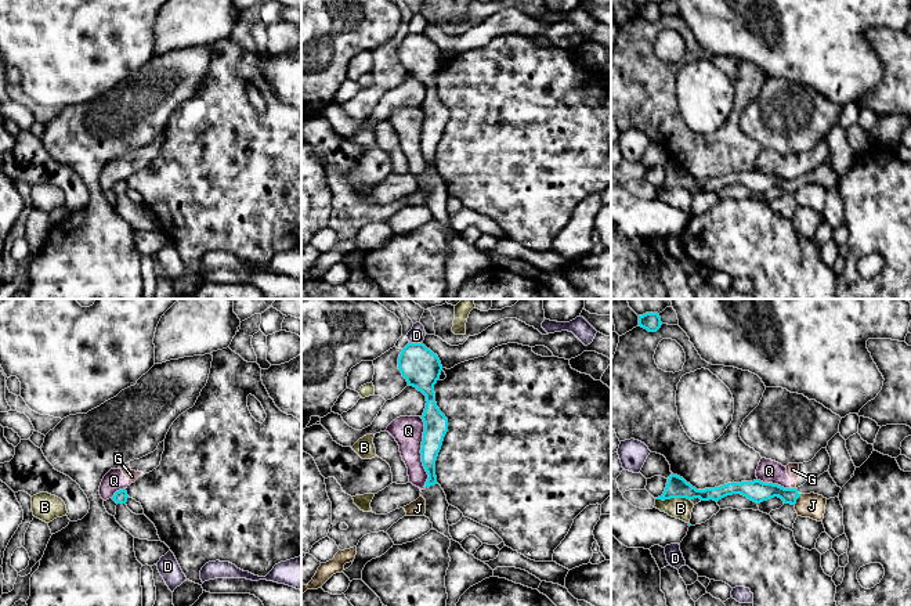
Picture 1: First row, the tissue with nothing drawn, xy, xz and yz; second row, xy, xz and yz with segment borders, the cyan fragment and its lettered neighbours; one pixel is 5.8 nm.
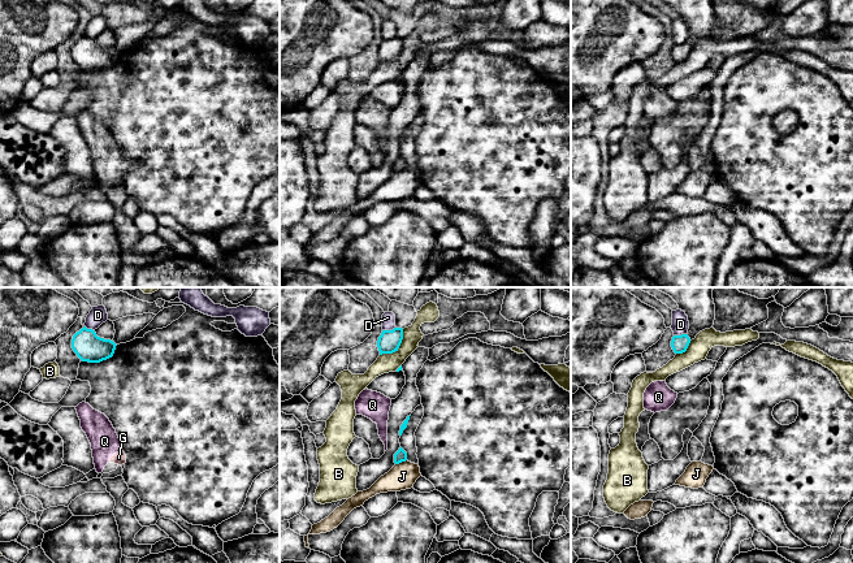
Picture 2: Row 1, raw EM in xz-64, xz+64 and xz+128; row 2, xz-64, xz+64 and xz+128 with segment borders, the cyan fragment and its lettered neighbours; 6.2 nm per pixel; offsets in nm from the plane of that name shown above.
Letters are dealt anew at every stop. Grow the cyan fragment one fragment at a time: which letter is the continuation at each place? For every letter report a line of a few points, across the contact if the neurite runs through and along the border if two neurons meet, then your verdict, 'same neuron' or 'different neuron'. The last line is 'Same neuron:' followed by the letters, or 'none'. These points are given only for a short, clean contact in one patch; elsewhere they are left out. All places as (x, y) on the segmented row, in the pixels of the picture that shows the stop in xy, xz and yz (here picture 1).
B: different neuron
D: different neuron
G: yz (791, 487), (795, 489) | different neuron
J: yz (801, 494), (794, 504) | different neuron
Q: xz (420, 418), (423, 422), (420, 461), (427, 475), (425, 487) | different neuron
Same neuron: none

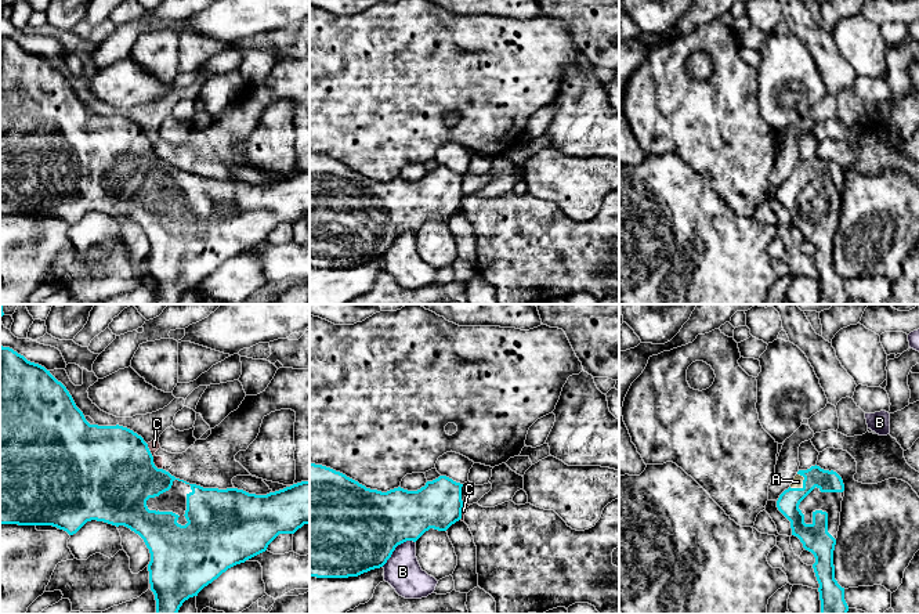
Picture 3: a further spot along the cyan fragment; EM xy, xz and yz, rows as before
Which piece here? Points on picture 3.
A: yz (788, 502), (799, 488), (798, 481) | same neuron
B: different neuron
C: xy (147, 444), (152, 462), (162, 469) | different neuron
Same neuron: A

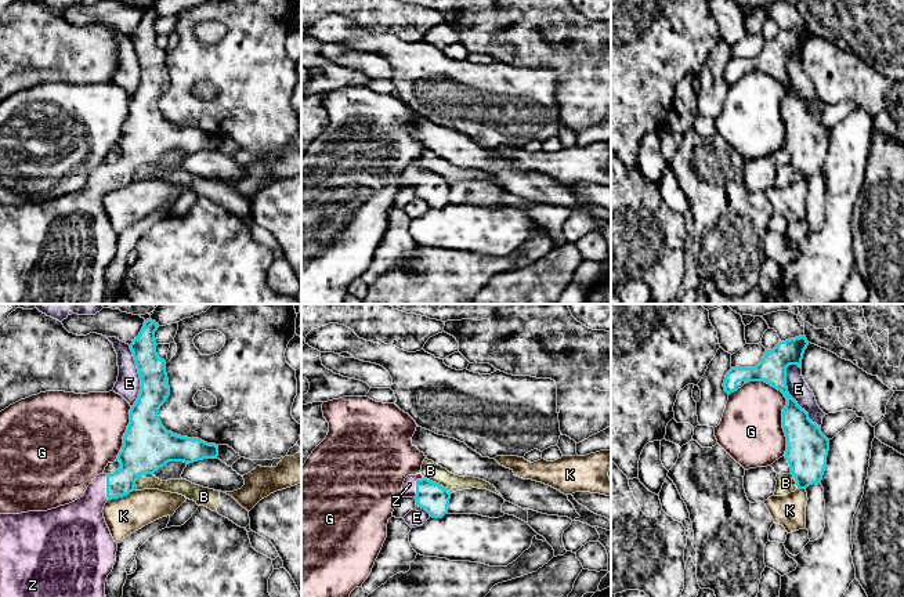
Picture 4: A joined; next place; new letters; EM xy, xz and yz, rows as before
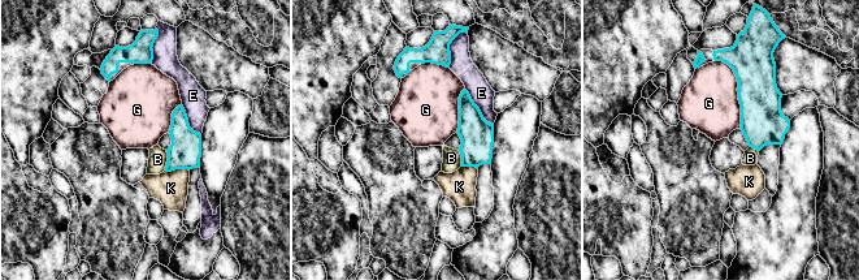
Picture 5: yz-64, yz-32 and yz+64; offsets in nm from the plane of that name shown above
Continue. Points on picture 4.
B: xy (152, 473), (140, 476), (133, 489) | different neuron
E: different neuron
G: different neuron
K: xy (133, 489), (108, 500) | different neuron
Z: xy (137, 456), (107, 487), (93, 500), (82, 521) | same neuron
Same neuron: Z

